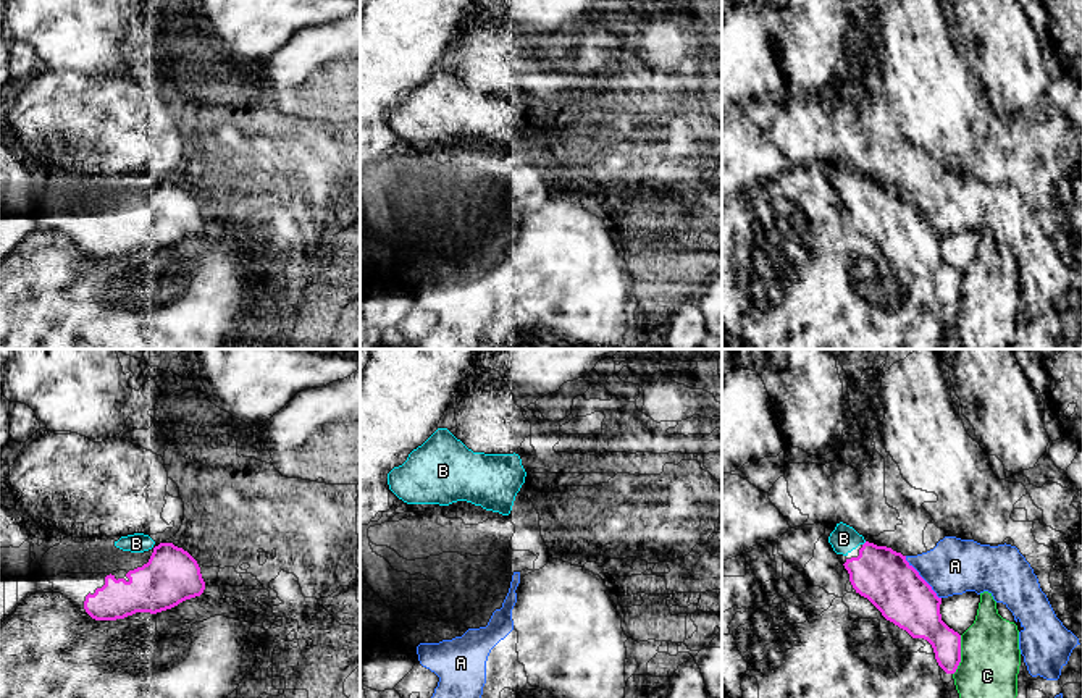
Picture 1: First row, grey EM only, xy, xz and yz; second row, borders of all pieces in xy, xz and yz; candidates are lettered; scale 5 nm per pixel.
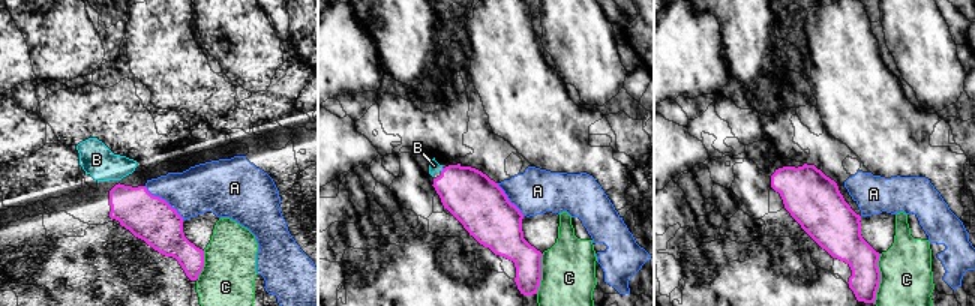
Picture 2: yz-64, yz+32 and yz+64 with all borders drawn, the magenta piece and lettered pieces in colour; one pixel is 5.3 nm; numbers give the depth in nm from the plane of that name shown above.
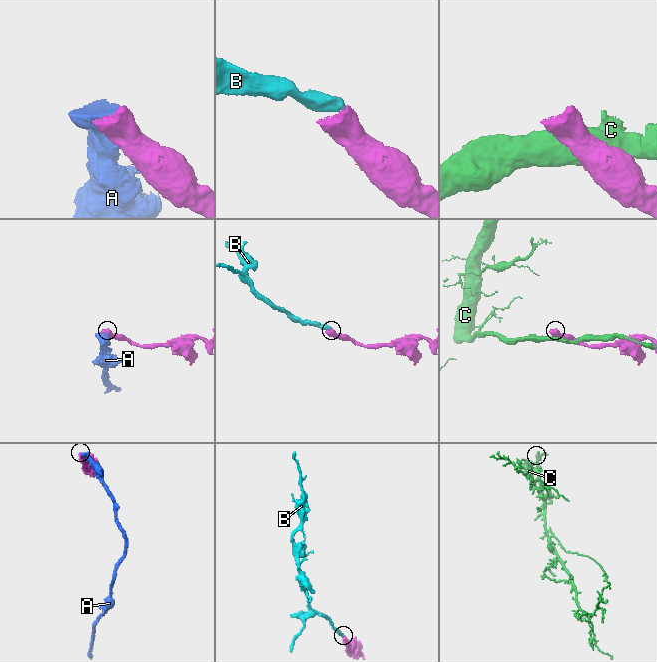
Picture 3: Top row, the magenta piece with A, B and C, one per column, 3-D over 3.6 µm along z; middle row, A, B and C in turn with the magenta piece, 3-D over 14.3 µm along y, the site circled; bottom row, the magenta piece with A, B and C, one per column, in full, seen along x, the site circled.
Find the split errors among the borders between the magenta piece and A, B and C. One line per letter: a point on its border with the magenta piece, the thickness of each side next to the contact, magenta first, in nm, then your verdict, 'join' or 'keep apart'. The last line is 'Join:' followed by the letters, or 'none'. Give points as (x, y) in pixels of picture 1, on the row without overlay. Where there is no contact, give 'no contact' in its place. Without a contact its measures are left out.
A: meets magenta in yz at (921, 215); 280 nm thick on the magenta side, 280 nm on the other; keep apart
B: meets magenta in yz at (864, 181); 280 nm thick on the magenta side, 140 nm on the other; join
C: meets magenta in yz at (960, 293); 180 nm thick on the magenta side, 300 nm on the other; keep apart
Join: B

